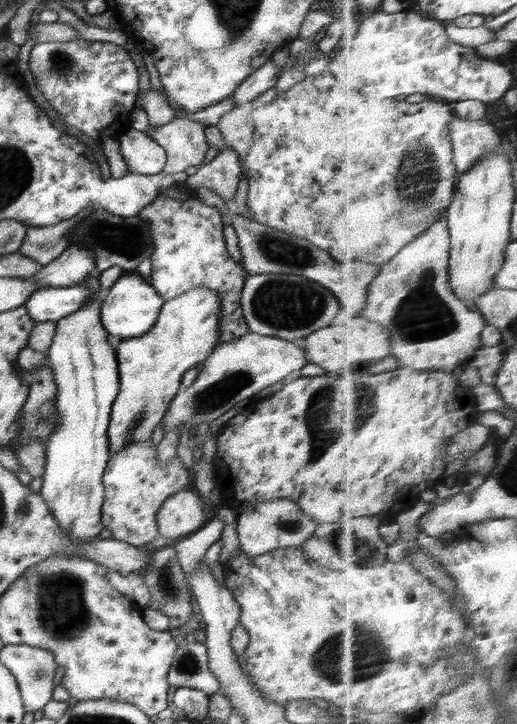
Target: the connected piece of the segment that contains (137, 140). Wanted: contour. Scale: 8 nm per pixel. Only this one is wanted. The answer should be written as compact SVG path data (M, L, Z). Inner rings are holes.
M132 127L118 136L120 153L127 165L127 172L155 175L163 170L167 153L144 130Z

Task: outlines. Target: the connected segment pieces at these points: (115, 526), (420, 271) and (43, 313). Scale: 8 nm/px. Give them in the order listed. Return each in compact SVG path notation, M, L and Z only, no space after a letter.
M151 441L128 443L124 449L116 451L108 459L102 475L104 504L101 522L112 533L112 538L142 547L159 536L156 512L161 504L172 494L189 488L192 473L186 469L186 461L177 454L170 461L158 461L156 448Z
M448 212L427 232L418 236L390 264L383 268L371 286L368 306L359 316L384 324L391 332L392 355L402 361L402 366L419 371L453 371L466 367L480 348L484 348L483 333L488 326L486 316L460 300L450 286L450 260L452 236Z
M81 283L71 287L42 287L34 290L24 305L35 323L58 322L64 316L86 306L90 289Z

